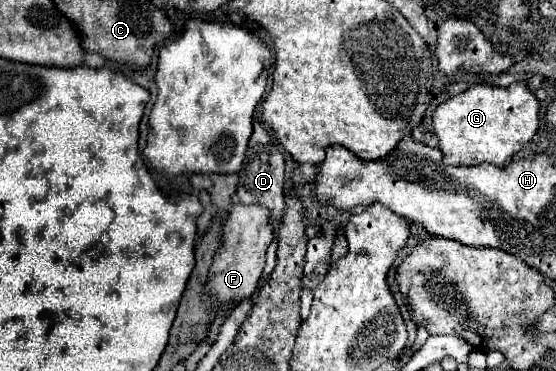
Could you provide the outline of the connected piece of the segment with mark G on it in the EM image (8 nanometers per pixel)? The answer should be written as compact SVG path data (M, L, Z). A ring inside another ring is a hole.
M514 82L508 88L492 86L492 84L476 84L466 88L462 94L456 94L442 102L434 112L434 134L438 136L438 150L442 152L444 166L476 166L482 162L504 166L512 160L512 156L528 142L538 130L538 110L540 102L528 90L526 82Z

